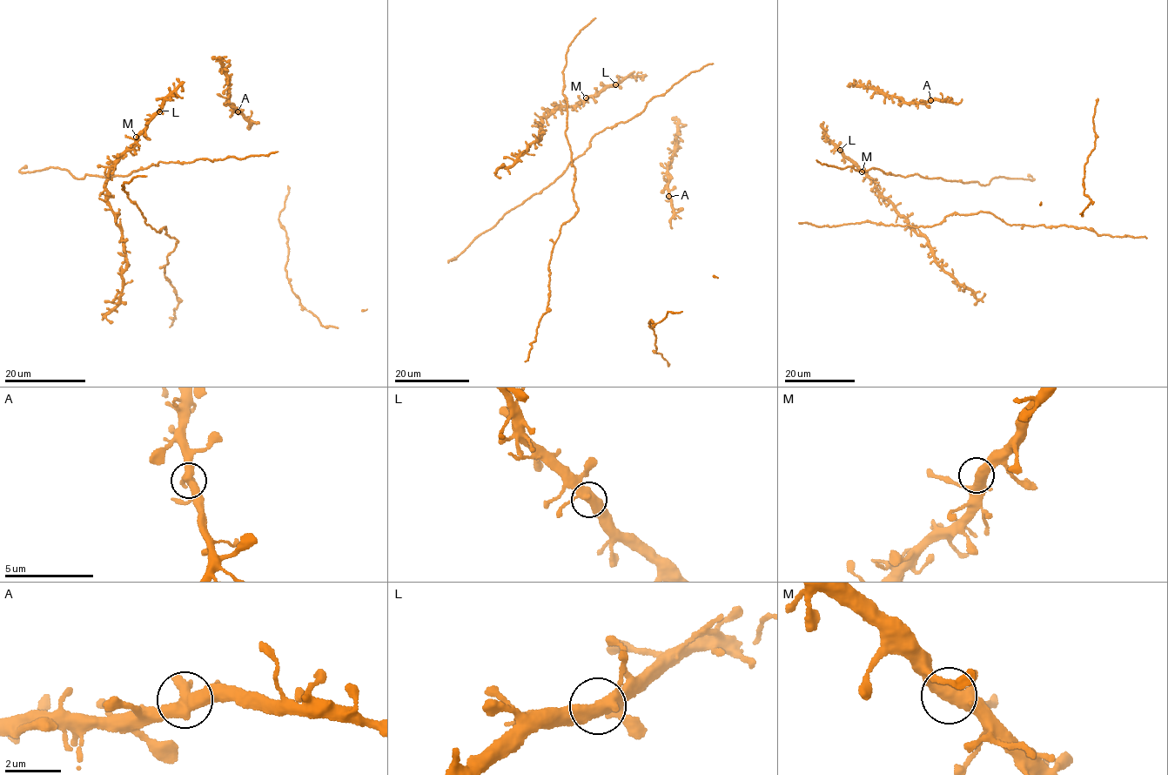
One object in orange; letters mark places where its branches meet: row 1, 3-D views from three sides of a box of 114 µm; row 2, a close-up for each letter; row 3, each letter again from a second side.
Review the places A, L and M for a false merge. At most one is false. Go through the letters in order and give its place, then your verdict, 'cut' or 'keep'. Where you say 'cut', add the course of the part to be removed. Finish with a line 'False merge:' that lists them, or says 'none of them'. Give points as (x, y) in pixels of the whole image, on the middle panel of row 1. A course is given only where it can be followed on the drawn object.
A: place (668, 196); keep
L: place (615, 84); keep
M: place (586, 97); keep
False merge: none of them

